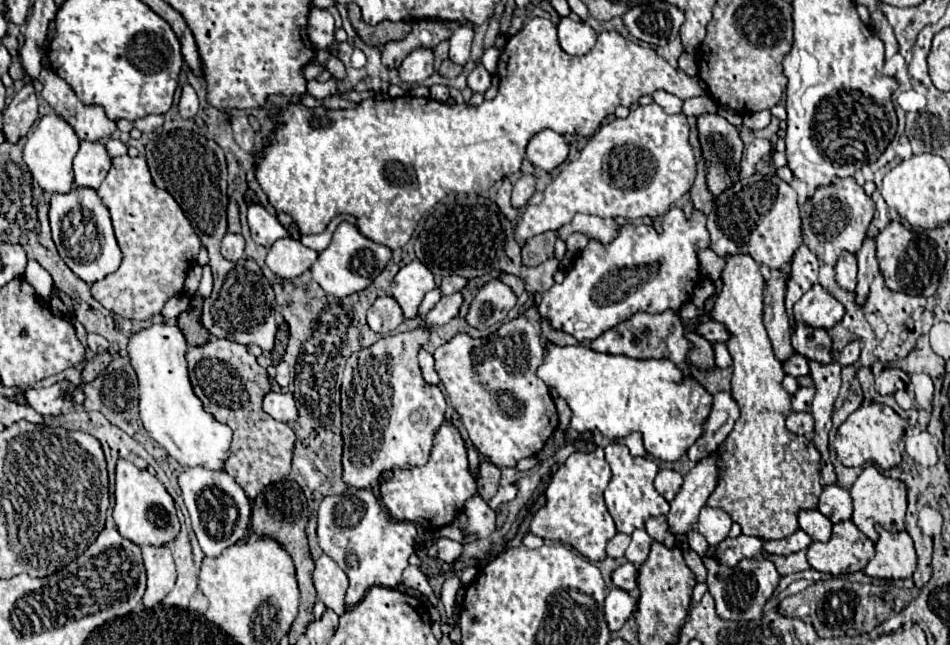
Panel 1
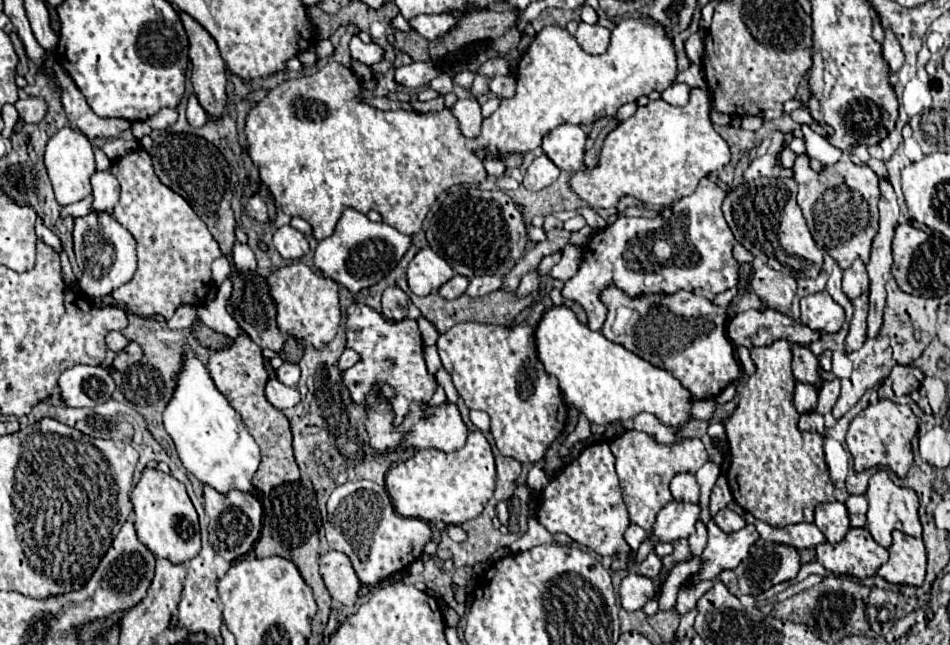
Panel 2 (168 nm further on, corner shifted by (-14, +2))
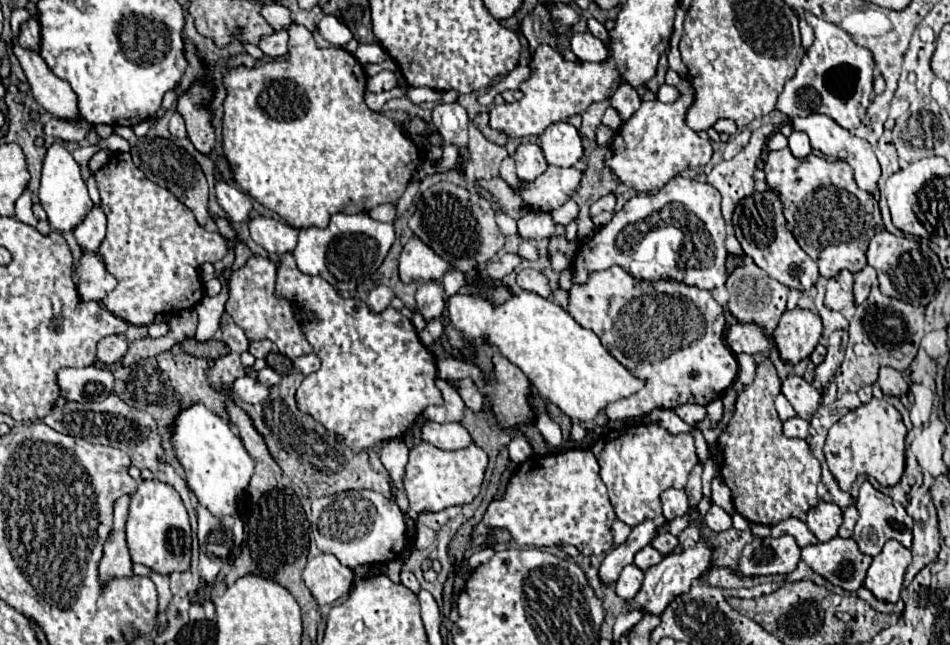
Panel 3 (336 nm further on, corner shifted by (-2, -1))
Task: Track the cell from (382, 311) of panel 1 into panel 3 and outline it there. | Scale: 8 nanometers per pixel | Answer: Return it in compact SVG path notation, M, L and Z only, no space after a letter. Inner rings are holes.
M378 285L378 287L374 287L374 289L368 293L366 305L370 307L370 311L378 313L378 311L384 311L384 309L390 305L392 297L394 297L394 293L390 291L390 287L386 287L386 285Z

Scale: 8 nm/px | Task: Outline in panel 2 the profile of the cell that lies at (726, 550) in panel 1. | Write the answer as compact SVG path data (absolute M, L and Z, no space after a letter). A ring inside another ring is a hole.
M712 520L708 524L708 544L702 552L702 570L692 576L694 580L712 580L722 570L736 568L744 558L750 556L750 548L760 540L758 530L746 524L742 530L726 534Z

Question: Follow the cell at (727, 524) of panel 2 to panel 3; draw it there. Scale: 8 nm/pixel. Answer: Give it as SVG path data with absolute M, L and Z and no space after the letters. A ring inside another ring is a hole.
M712 505L704 519L706 519L706 523L708 523L708 527L710 527L712 531L726 531L726 529L732 527L730 515L728 515L722 507L718 507L718 505Z

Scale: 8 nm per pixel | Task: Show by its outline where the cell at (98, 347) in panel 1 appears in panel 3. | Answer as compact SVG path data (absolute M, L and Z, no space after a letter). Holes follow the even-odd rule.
M110 335L98 343L98 359L106 365L120 361L126 351L128 351L128 343L118 335Z

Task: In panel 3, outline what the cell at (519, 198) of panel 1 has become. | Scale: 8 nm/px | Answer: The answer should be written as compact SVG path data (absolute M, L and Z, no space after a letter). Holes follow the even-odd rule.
M522 143L522 145L518 145L514 161L516 161L516 175L522 181L536 179L548 167L542 149L536 143Z

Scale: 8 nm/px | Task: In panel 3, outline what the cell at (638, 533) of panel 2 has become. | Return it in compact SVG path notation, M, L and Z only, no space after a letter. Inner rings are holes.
M616 519L614 525L612 525L612 535L614 535L614 543L620 545L620 543L626 541L626 535L630 535L630 527L624 521Z

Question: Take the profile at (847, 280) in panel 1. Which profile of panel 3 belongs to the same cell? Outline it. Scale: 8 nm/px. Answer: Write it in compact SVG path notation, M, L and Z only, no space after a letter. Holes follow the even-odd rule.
M840 271L836 277L832 277L826 285L824 305L832 311L842 311L846 307L852 307L854 305L852 281L854 281L854 277L850 271Z

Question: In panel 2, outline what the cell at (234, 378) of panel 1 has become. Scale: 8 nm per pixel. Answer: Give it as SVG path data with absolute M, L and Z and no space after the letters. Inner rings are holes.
M236 338L230 348L222 348L210 354L208 360L208 372L220 390L224 398L230 402L230 406L242 416L242 420L248 426L248 432L256 440L256 444L262 450L262 462L260 468L254 474L254 488L268 494L272 488L284 484L284 482L294 482L300 480L300 468L294 458L292 450L292 428L288 418L274 408L266 394L266 382L268 382L268 372L264 368L264 358L262 358L262 348L254 344L250 338Z

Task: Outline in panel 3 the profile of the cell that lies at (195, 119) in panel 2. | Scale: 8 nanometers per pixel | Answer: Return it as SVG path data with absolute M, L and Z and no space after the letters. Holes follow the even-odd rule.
M178 111L170 119L170 133L172 133L172 137L178 137L178 139L184 139L186 137L184 119L182 119L182 115L178 115Z

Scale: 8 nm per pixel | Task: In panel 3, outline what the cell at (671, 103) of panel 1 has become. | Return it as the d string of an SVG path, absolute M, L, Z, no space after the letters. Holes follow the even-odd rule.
M664 83L664 85L658 89L658 99L660 99L662 103L674 103L678 97L680 97L680 91L678 91L674 85Z

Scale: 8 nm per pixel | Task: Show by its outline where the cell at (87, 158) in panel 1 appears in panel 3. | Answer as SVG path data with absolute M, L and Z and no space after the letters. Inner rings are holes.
M92 209L90 215L74 229L74 237L84 253L96 253L106 231L106 215L102 209Z

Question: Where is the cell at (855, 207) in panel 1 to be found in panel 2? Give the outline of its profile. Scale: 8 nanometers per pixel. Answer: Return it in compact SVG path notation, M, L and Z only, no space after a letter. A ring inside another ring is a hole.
M802 154L794 164L794 180L798 182L798 206L808 222L818 248L828 252L842 270L860 258L864 264L870 258L870 244L878 230L878 176L868 166L858 166L844 158L824 172L814 172L808 166L808 156Z

